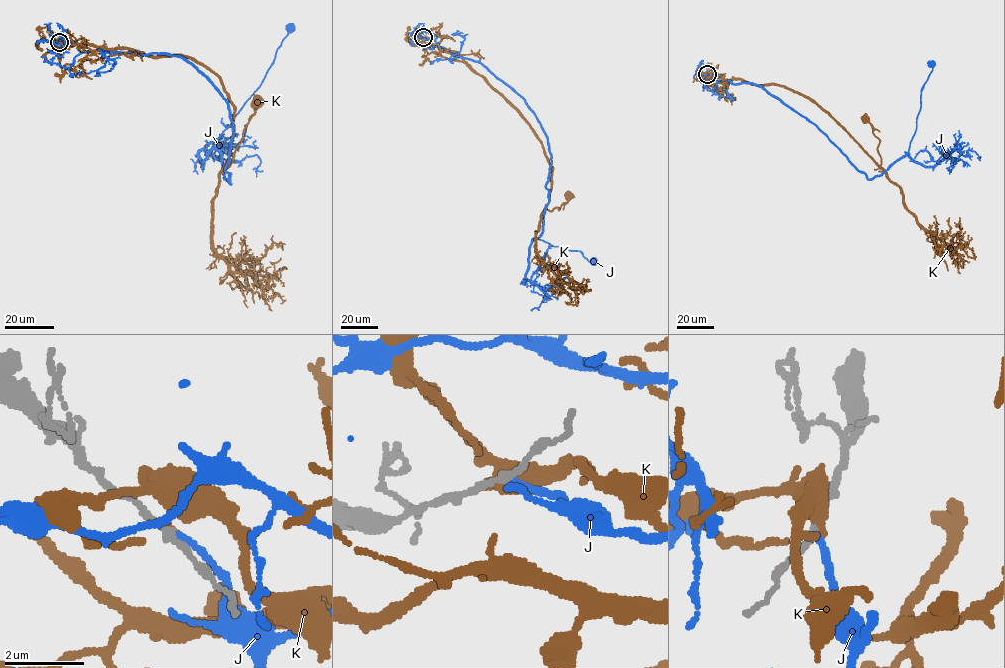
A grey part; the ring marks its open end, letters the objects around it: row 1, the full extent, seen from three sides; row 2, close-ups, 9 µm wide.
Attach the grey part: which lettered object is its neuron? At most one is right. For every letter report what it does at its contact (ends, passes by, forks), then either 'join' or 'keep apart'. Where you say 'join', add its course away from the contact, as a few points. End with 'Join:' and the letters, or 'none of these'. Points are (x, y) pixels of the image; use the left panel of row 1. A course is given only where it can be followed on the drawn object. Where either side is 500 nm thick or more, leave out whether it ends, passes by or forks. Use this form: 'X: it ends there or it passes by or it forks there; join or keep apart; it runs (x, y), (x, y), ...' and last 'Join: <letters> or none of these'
J: it ends there; join; it runs (59, 42), (80, 51), (188, 61), (226, 101), (230, 183), (216, 140), (260, 85), (290, 28)
K: it ends there; keep apart
Join: J

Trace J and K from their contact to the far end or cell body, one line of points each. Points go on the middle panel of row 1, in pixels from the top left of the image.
J: (423, 37), (480, 61), (524, 100), (551, 155), (549, 202), (537, 238), (579, 251), (594, 261)
K: (422, 38), (456, 52), (515, 108), (540, 141), (552, 167), (549, 200), (544, 209), (559, 209), (569, 195)

